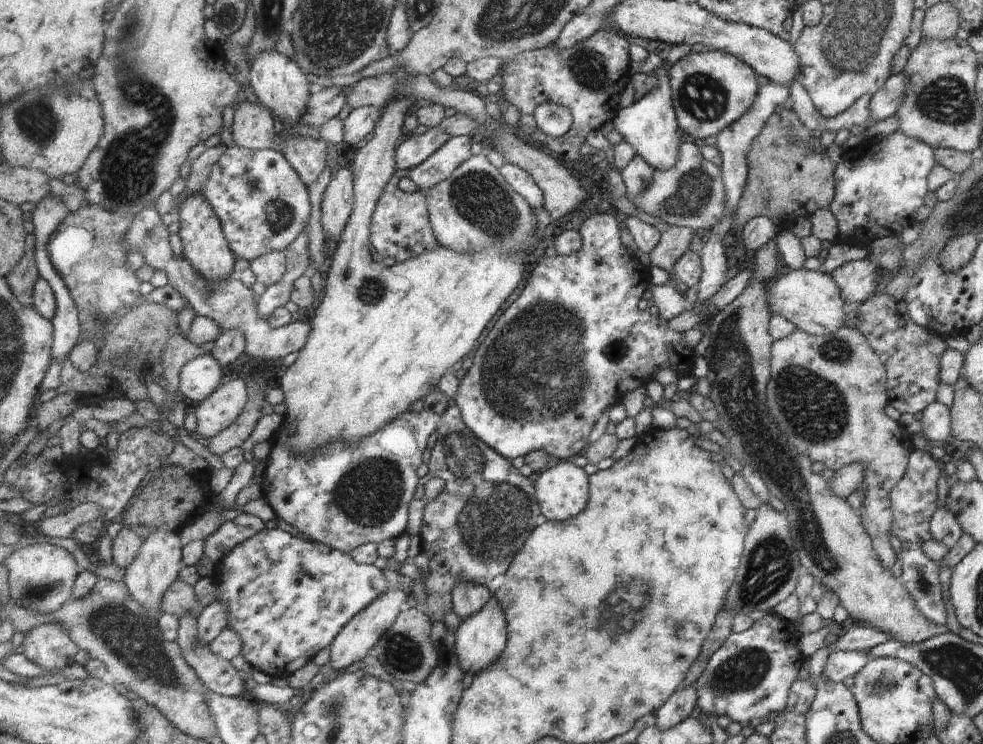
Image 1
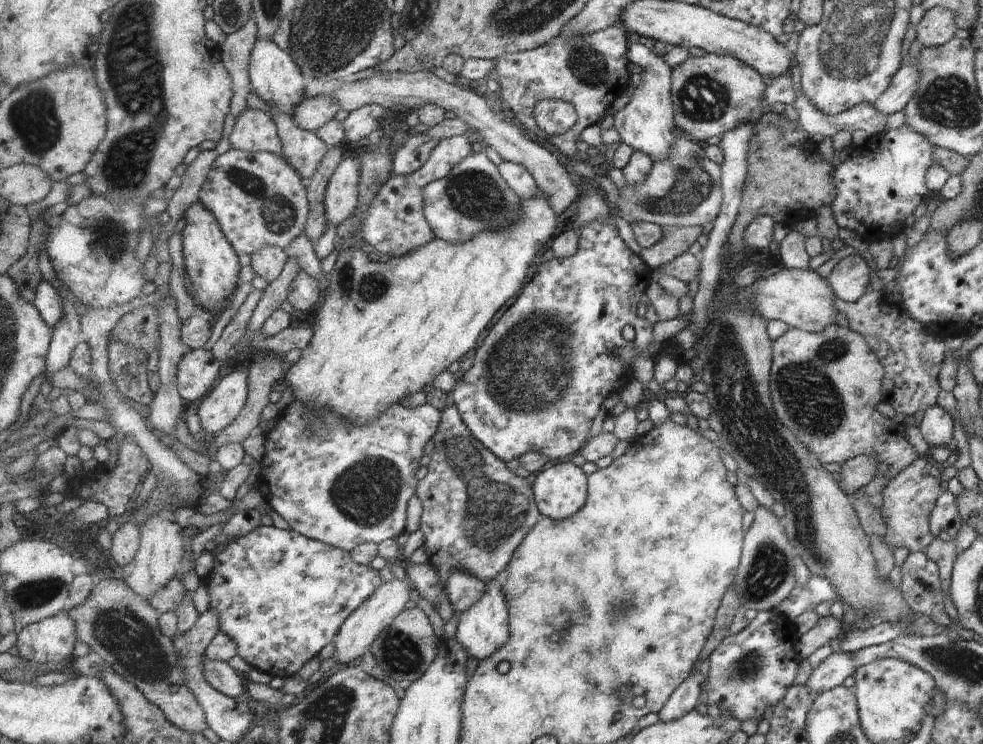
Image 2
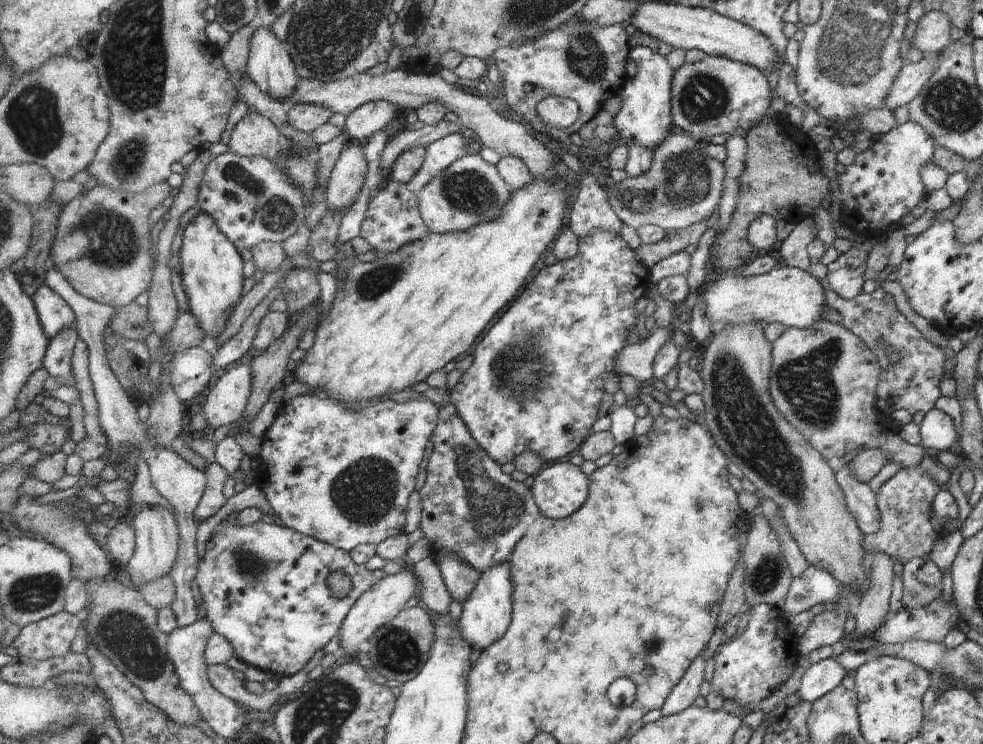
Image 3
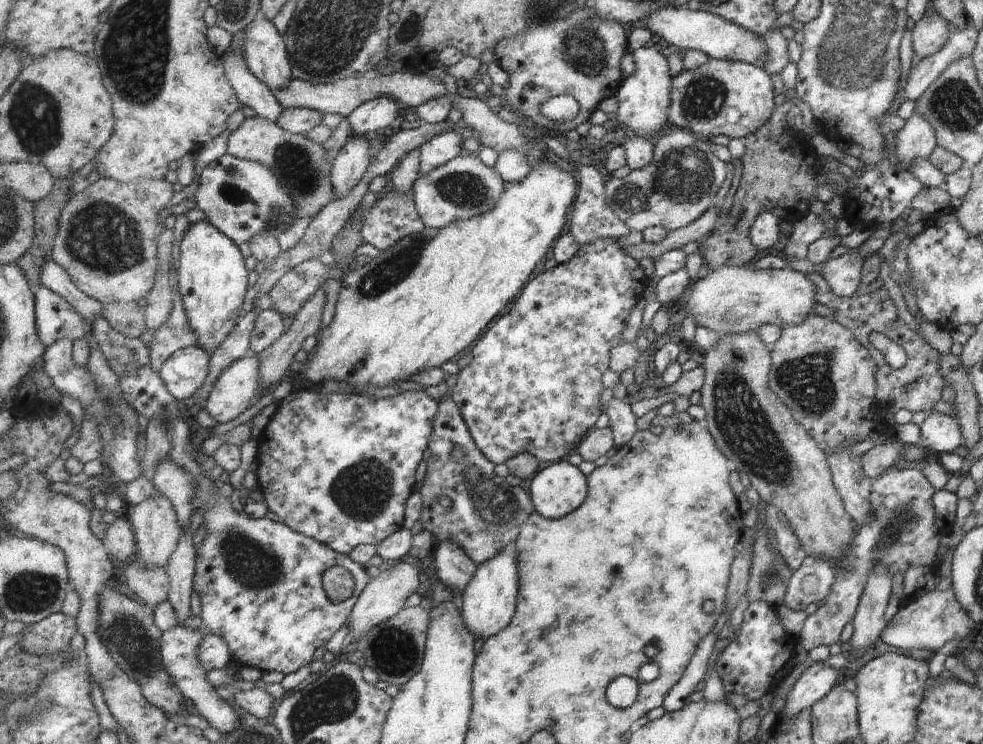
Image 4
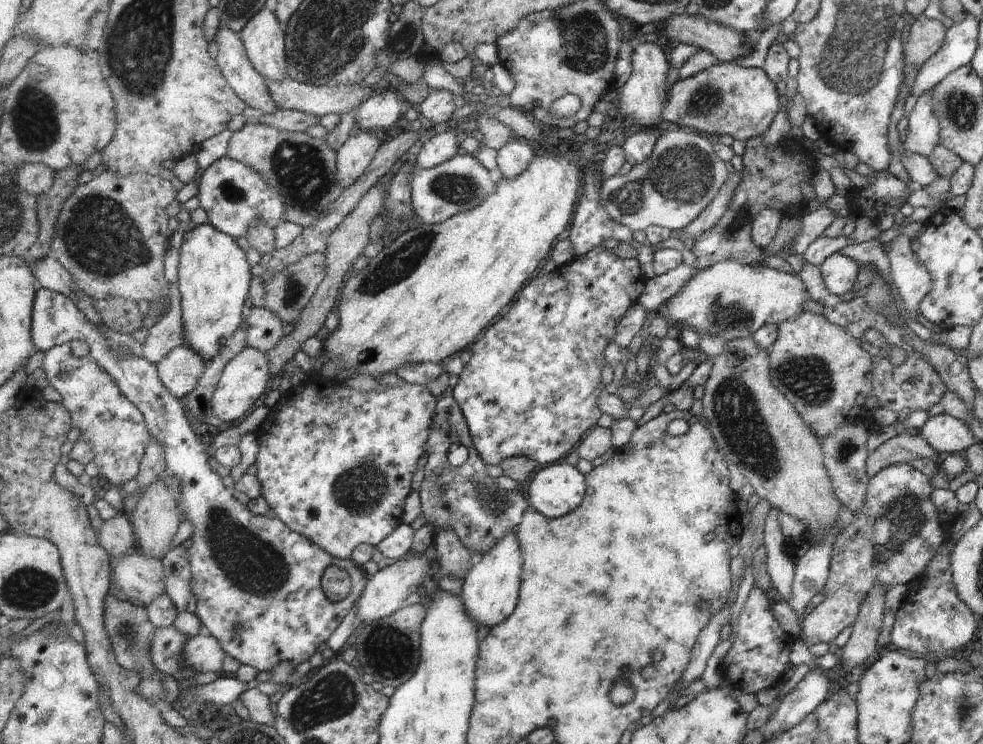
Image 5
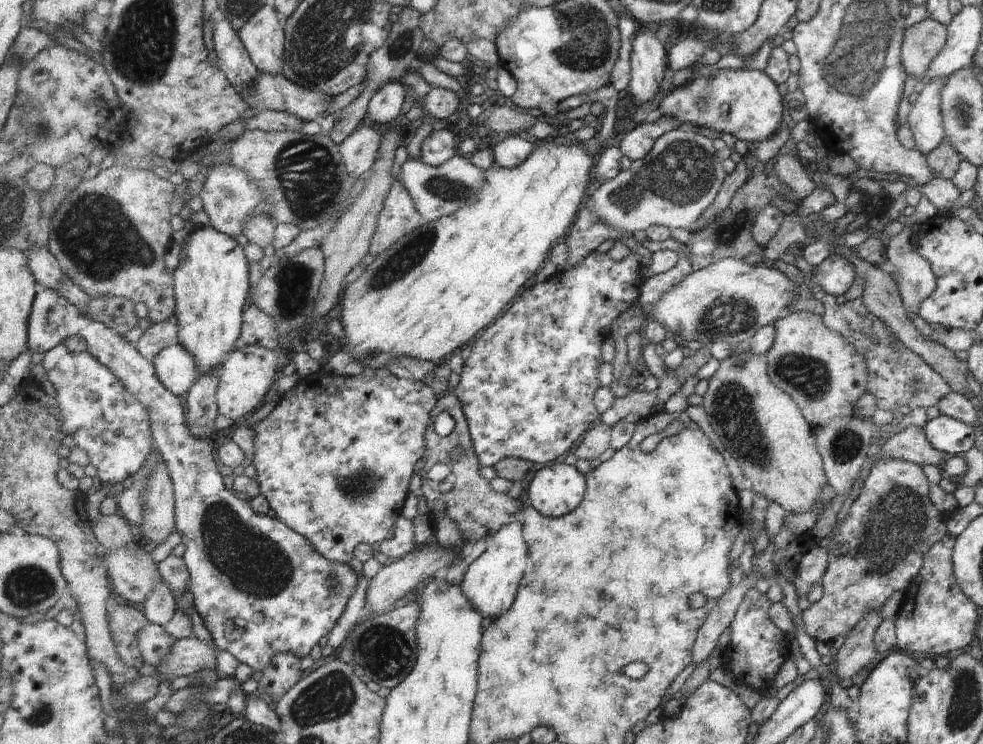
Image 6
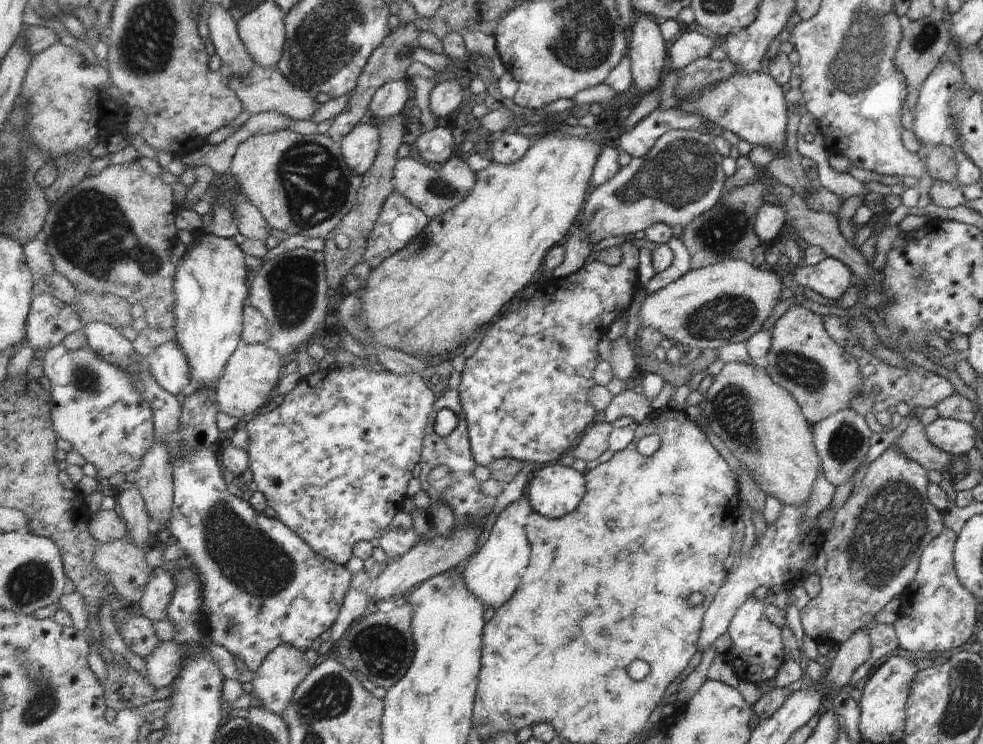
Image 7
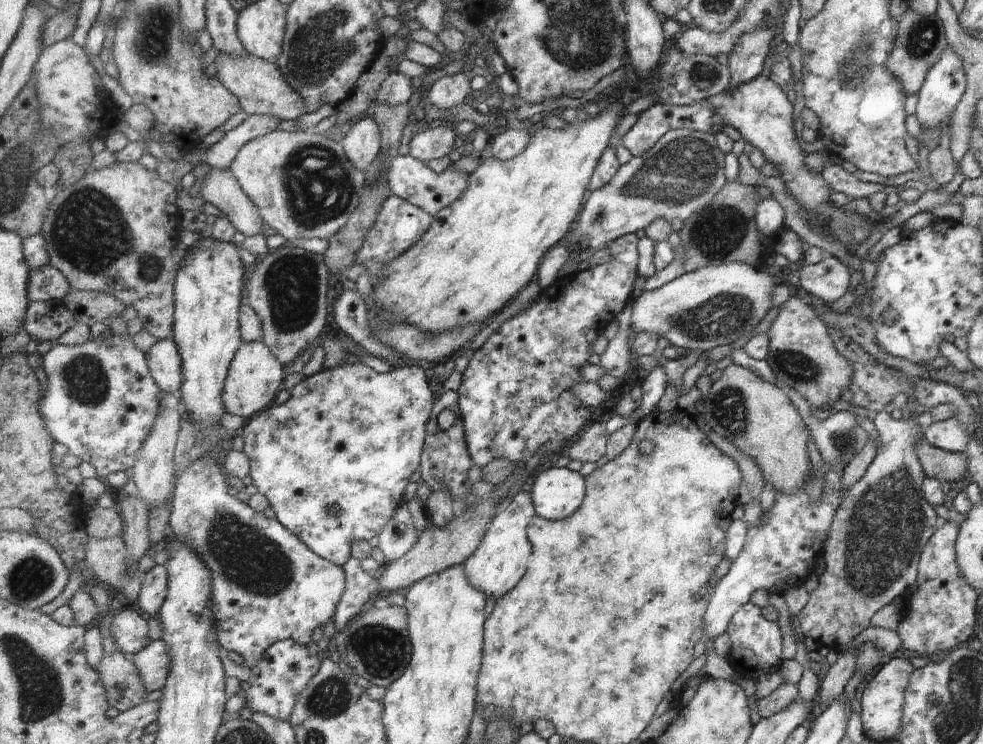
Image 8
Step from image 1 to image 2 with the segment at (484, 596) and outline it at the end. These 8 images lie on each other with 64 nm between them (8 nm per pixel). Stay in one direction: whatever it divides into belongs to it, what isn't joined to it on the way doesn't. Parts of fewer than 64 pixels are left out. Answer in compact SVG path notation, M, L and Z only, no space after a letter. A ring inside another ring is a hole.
M451 570L446 591L453 603L454 610L463 614L473 604L479 604L479 600L485 596L486 584L477 576L469 574L464 570Z

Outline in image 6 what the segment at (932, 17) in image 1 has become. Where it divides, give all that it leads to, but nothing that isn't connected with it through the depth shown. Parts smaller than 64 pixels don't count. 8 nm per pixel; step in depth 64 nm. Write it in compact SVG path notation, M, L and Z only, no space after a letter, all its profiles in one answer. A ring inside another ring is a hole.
M926 17L905 29L902 36L903 39L900 45L898 60L906 76L913 77L919 84L919 81L921 81L928 72L928 67L933 61L933 58L936 58L937 54L940 54L945 45L947 39L946 26L942 26L939 22Z

